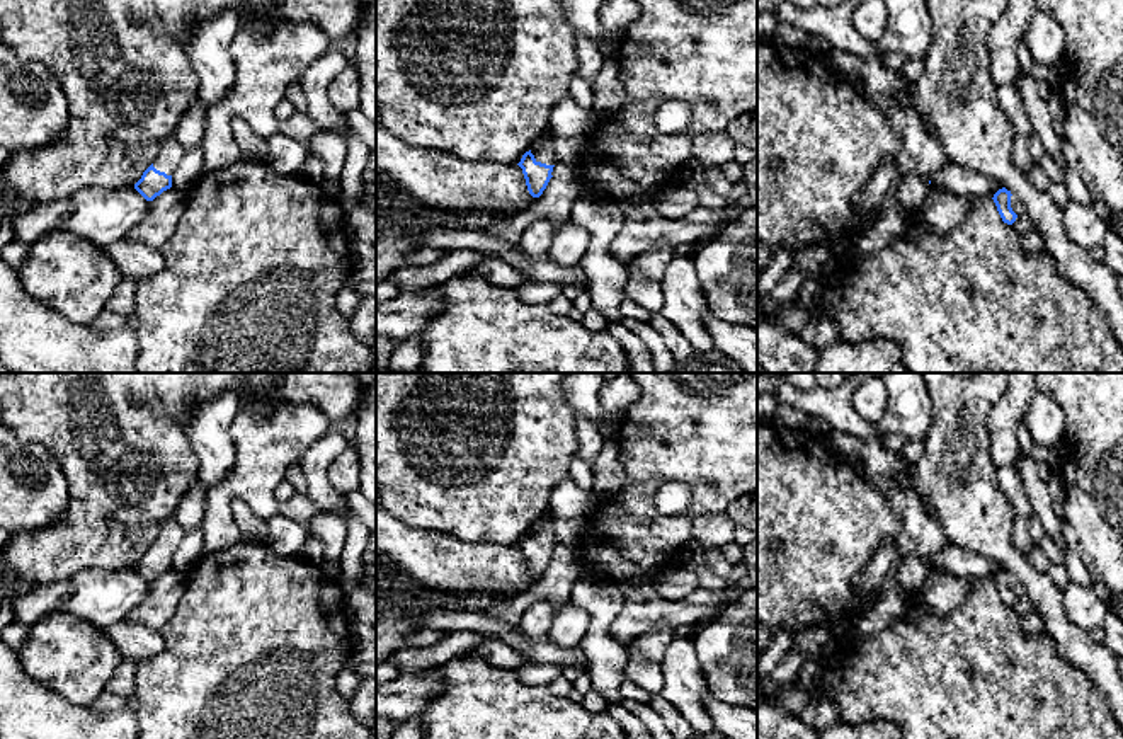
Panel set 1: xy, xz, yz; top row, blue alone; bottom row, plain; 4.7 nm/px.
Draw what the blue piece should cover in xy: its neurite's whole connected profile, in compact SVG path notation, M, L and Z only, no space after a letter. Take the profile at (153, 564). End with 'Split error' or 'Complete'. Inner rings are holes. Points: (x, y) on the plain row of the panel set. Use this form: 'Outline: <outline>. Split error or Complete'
Outline: M175 518L163 523L160 535L153 545L143 553L134 570L146 581L153 582L163 572L172 569L172 557L185 536L185 531Z. Split error

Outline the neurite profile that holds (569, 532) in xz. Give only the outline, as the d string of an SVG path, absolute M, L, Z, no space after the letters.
M553 518L553 533L556 543L577 547L587 535L587 518L560 519Z

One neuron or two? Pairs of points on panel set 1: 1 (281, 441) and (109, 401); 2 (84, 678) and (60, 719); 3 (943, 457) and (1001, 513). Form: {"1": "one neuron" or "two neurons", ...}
{"1": "two neurons", "2": "two neurons", "3": "one neuron"}

